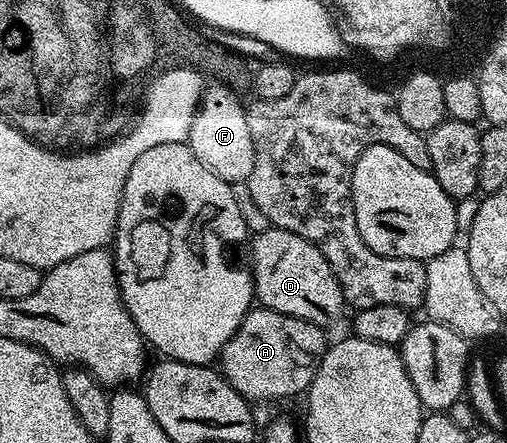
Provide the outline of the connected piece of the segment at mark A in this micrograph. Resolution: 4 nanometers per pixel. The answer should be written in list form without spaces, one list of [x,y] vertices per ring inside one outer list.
[[[261,307],[251,308],[240,327],[228,339],[220,354],[220,372],[226,382],[251,403],[257,401],[282,401],[285,397],[305,394],[309,390],[312,379],[318,370],[318,364],[324,359],[328,348],[328,340],[323,326],[313,325],[304,319],[296,319],[292,315],[277,313]]]

